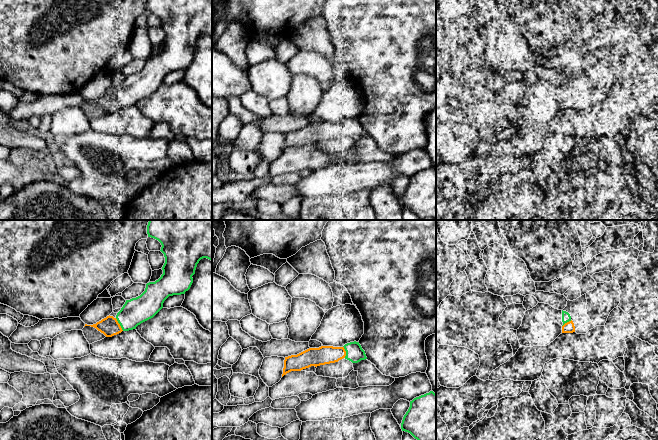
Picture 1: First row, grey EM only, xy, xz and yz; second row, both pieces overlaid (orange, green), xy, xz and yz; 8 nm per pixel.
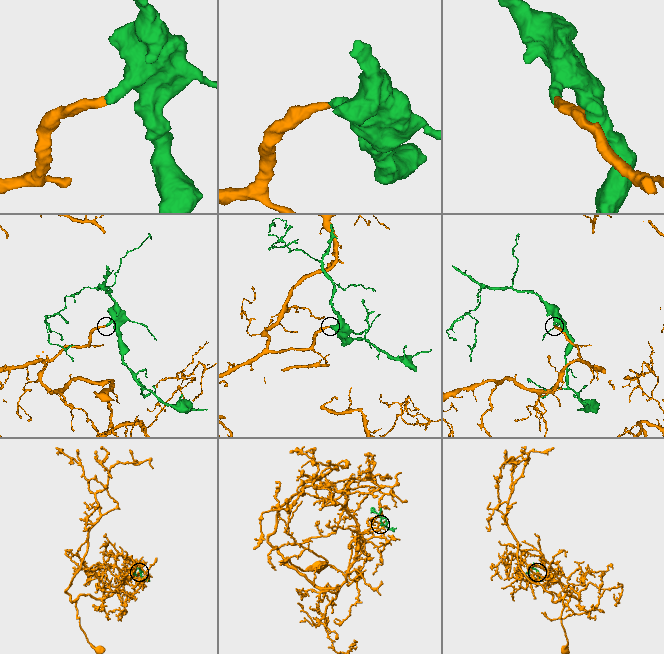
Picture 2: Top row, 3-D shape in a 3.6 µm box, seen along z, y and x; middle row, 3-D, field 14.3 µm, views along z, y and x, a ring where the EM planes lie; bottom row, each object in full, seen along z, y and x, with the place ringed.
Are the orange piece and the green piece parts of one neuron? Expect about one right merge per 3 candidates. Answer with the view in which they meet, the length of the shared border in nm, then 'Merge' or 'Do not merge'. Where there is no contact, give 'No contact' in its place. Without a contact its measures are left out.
Touches orange in xy. Shared border 120 nm. Merge

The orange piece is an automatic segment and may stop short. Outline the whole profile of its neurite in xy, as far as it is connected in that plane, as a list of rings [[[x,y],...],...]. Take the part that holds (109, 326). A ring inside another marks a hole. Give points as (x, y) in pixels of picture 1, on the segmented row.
[[[149,220],[147,234],[162,245],[160,251],[164,254],[165,263],[161,277],[155,282],[147,283],[140,296],[126,300],[115,318],[109,315],[96,324],[85,326],[96,328],[106,337],[136,329],[141,323],[153,318],[163,308],[163,303],[169,296],[185,294],[190,289],[192,276],[201,259],[212,261],[212,220]]]

